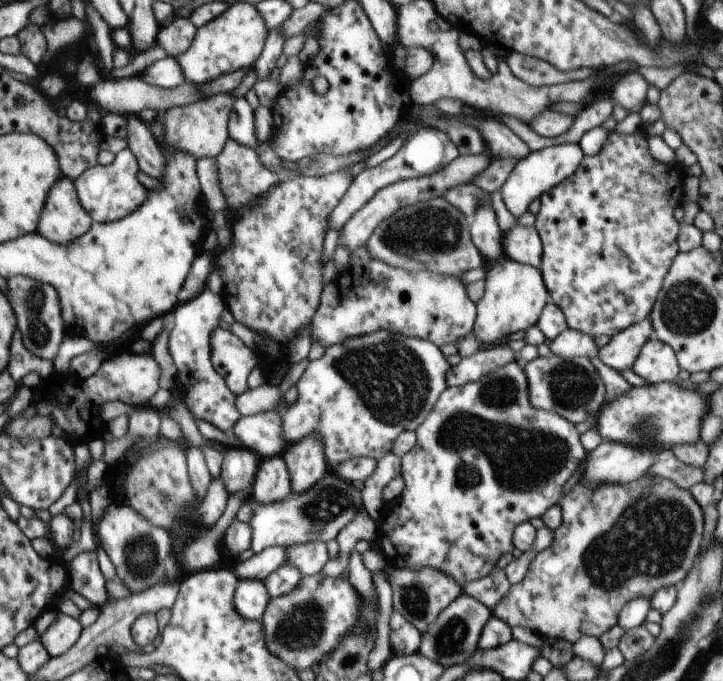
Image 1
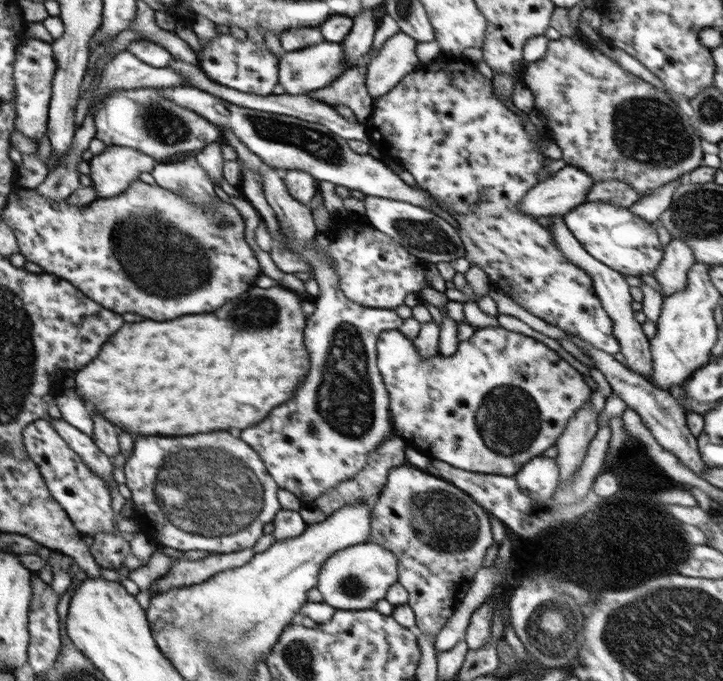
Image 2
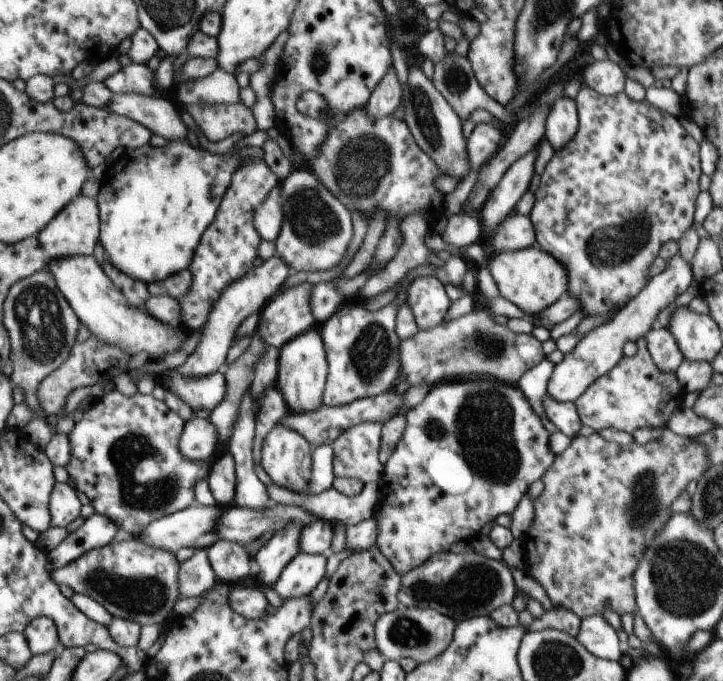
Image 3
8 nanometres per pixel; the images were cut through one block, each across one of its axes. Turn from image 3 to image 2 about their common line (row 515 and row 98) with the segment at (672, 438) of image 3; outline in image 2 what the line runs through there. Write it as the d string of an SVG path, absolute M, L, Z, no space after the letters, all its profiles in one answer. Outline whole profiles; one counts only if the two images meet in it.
M577 37L549 40L546 54L536 62L525 64L520 75L522 84L534 95L535 108L548 120L548 128L562 150L565 164L586 170L594 182L624 181L632 185L642 199L654 189L700 166L702 138L695 130L691 114L666 91L625 71L602 51Z

